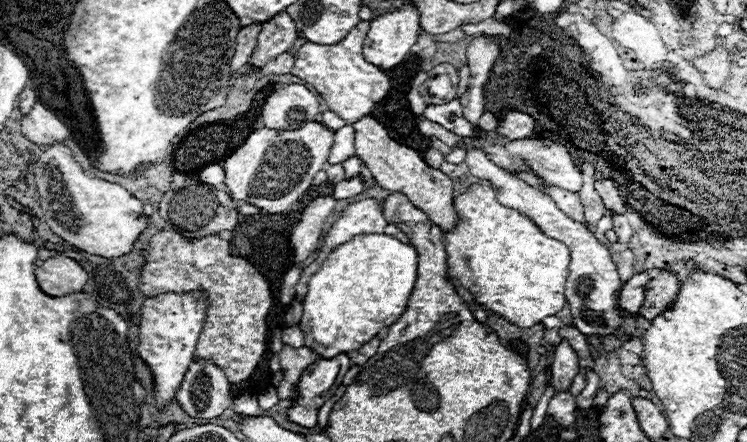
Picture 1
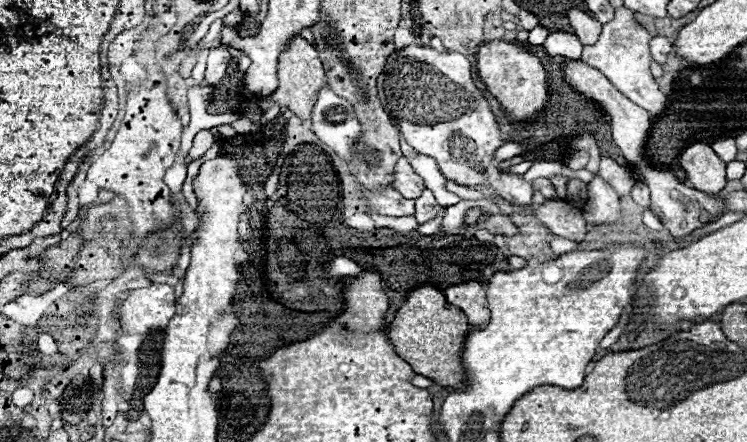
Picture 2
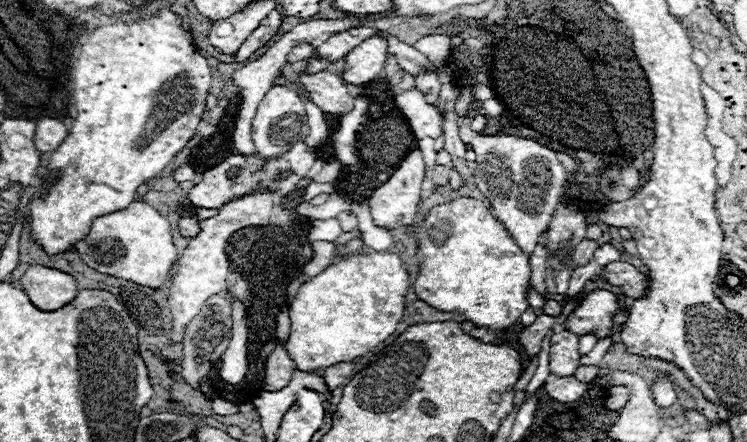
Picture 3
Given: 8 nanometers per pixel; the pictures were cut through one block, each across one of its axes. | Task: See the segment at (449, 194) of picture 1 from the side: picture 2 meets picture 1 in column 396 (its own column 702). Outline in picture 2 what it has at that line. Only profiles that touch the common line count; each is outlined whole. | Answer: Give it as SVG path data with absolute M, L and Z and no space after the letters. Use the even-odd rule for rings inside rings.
M704 142L688 146L680 154L680 164L686 170L688 180L694 184L694 188L702 190L704 194L718 194L728 182L726 162L722 162Z

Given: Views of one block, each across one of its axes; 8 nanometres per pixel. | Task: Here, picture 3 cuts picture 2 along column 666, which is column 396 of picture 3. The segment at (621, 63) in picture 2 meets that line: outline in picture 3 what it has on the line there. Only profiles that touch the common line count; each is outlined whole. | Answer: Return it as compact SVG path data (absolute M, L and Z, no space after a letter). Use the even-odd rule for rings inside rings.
M408 90L408 92L396 94L394 102L402 110L404 118L408 120L408 124L410 124L410 128L418 140L422 140L426 136L430 136L430 138L442 136L440 114L434 106L426 104L422 92Z

